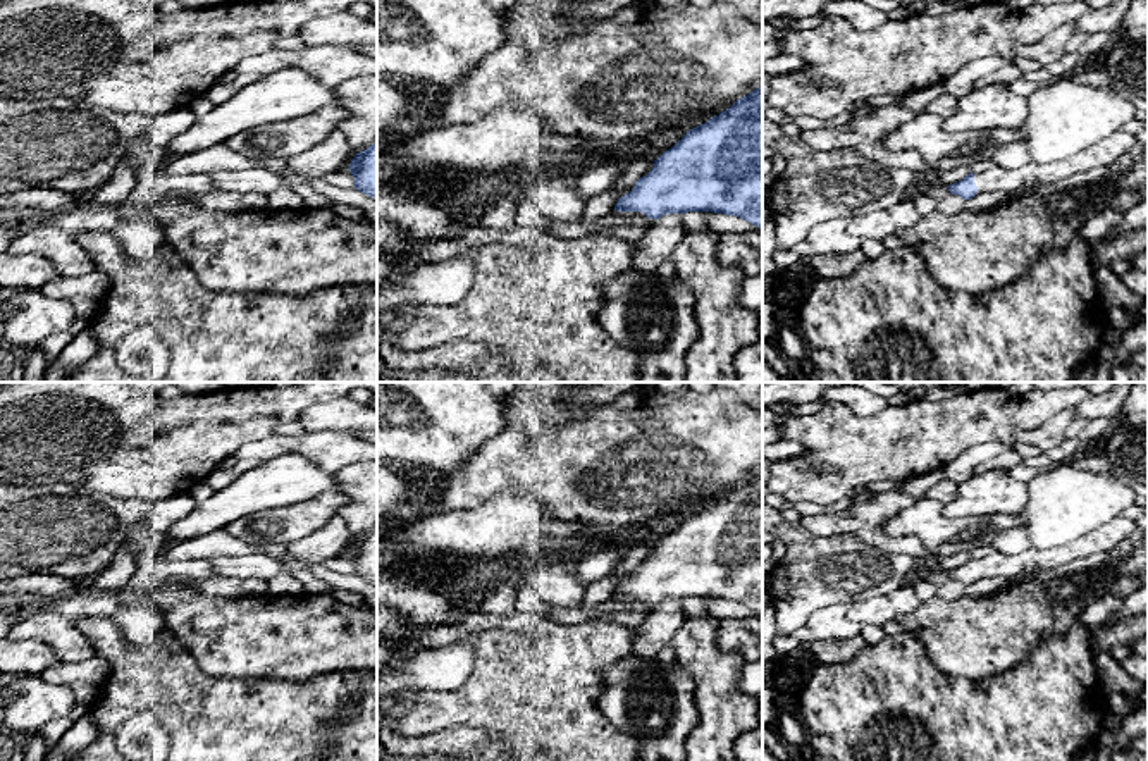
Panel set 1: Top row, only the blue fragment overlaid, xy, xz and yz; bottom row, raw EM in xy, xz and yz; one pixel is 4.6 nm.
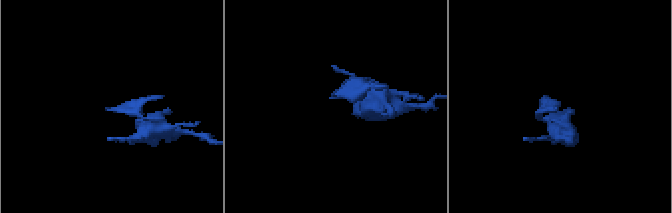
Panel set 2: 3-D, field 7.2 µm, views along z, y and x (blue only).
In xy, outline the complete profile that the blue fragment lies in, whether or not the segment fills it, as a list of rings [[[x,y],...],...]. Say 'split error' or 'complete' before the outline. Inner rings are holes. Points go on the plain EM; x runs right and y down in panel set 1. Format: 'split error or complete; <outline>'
complete; [[[377,527],[355,541],[349,556],[355,563],[355,573],[377,584]]]

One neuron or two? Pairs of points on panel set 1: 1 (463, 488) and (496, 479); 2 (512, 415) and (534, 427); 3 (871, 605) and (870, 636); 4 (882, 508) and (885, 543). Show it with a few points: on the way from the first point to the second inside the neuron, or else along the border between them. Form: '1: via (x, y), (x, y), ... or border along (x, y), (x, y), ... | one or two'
1: via (472, 484), (477, 479), (487, 479) | one
2: via (517, 415), (529, 422) | one
3: border along (863, 624), (876, 624), (880, 627) | two
4: via (875, 517), (876, 534) | one

